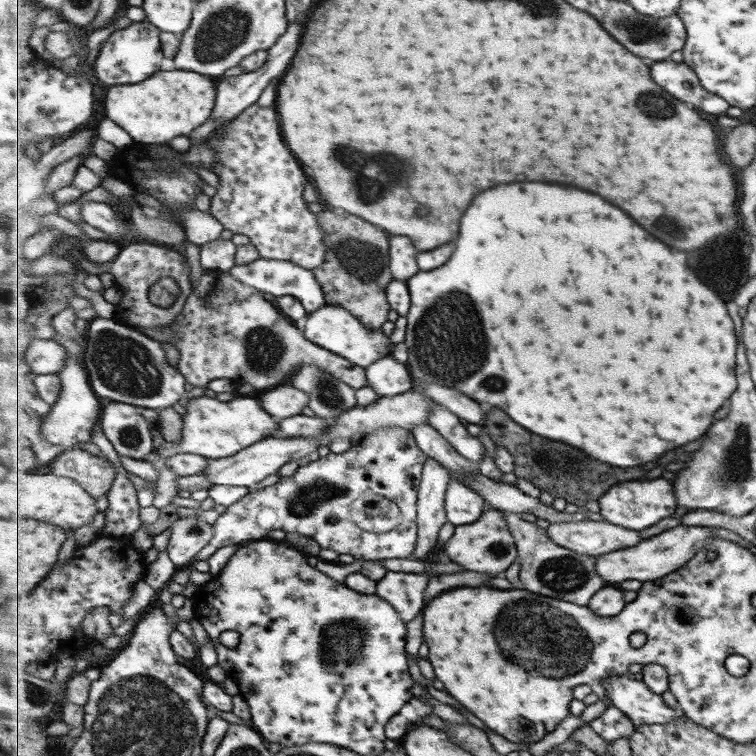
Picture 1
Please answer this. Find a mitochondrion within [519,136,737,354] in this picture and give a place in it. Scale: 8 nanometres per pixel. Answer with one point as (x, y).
(682, 237)

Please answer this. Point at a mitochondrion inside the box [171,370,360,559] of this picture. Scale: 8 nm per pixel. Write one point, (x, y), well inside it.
(317, 490)

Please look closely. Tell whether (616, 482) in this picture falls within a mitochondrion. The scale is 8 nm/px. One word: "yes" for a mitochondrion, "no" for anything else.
no

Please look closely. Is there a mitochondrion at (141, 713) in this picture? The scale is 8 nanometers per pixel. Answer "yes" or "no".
yes

